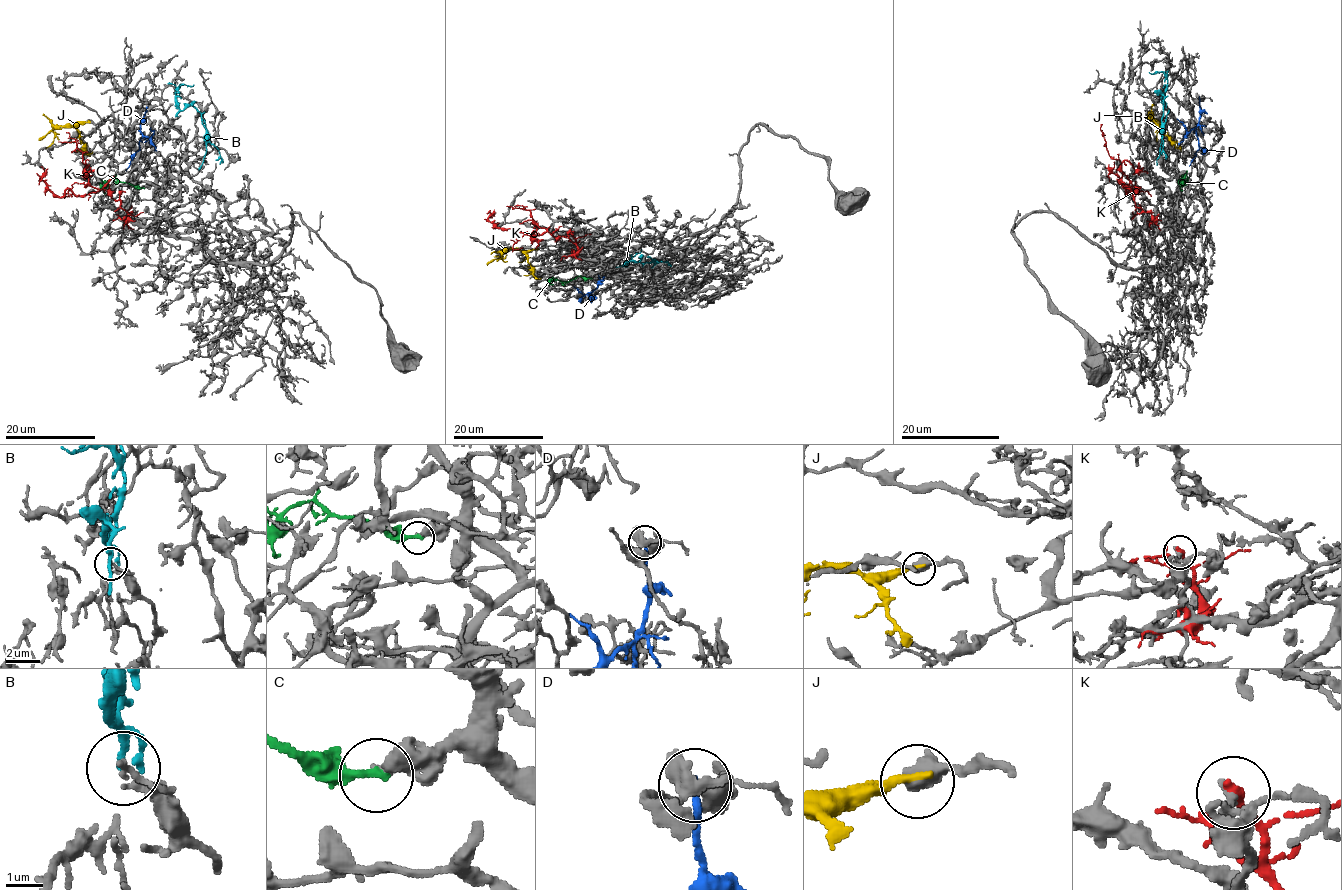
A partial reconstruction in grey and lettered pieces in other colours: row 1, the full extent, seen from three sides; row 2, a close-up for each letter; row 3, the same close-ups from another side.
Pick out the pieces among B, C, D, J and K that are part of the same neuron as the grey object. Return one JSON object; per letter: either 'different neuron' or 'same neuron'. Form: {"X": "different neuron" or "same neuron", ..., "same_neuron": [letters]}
{"B": "different neuron", "C": "same neuron", "D": "different neuron", "J": "different neuron", "K": "different neuron", "same_neuron": ["C"]}

